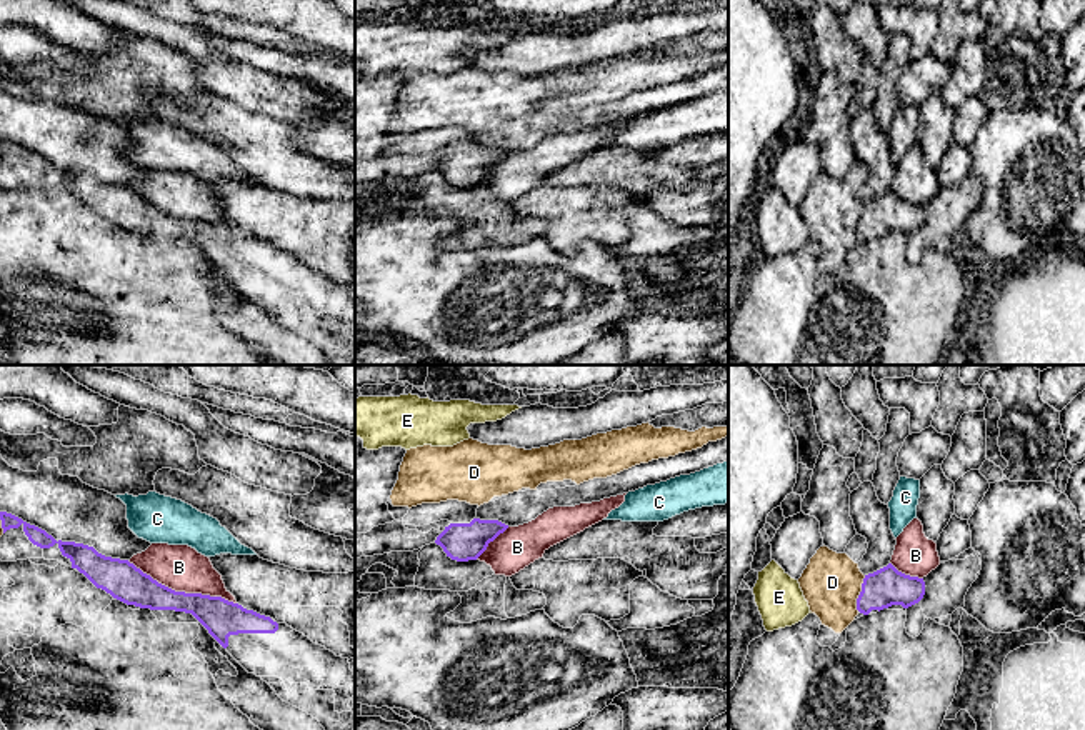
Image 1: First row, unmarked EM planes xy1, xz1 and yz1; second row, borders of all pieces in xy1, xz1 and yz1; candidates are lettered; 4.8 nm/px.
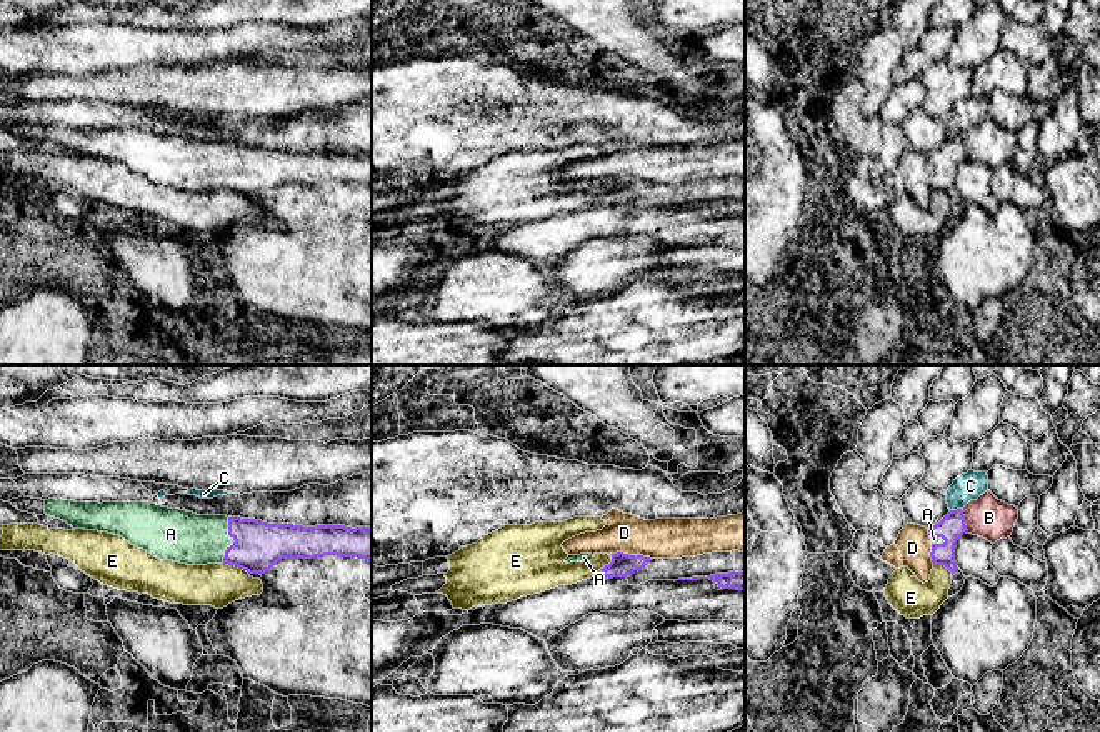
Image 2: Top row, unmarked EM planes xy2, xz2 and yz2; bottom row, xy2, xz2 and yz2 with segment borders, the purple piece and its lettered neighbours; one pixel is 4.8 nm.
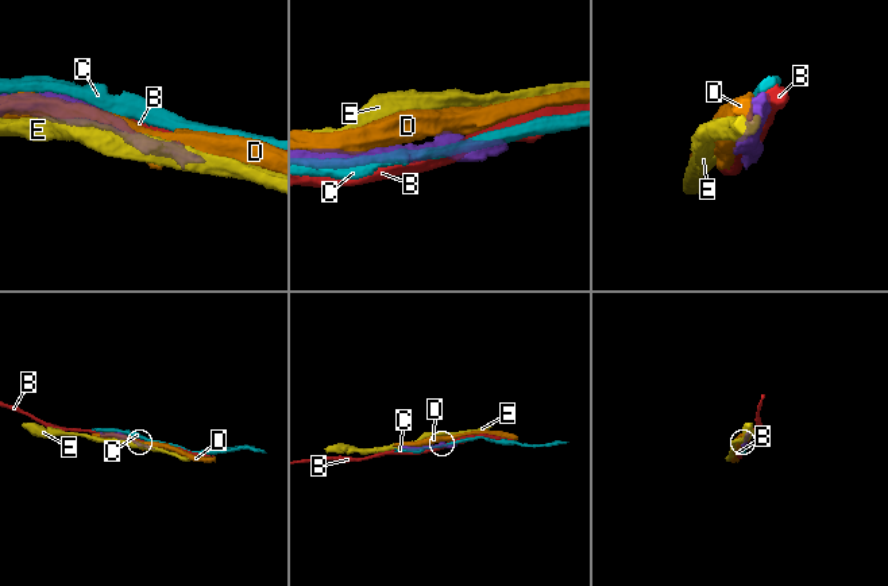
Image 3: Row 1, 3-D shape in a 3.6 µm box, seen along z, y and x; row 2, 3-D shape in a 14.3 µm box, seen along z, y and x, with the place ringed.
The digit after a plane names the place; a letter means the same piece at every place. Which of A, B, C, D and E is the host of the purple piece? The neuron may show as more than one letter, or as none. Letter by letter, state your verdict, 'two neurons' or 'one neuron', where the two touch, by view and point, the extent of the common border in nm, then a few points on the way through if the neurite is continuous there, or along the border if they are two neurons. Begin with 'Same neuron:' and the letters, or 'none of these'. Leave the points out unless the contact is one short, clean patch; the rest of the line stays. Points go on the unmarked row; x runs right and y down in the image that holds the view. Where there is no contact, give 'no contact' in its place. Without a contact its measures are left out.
Same neuron: A
A: one neuron; meets purple in xy2 at (234, 165); contact 220 nm long; runs through xy2 (259, 172), (234, 165), (185, 164)
B: two neurons; meets purple in xy1 at (182, 219); contact 550 nm long
C: two neurons; meets purple in yz2 at (957, 135); contact 60 nm long
D: two neurons; meets purple in xz2 at (632, 182); contact 190 nm long
E: two neurons; meets purple in xy2 at (237, 192); contact 140 nm long; border along xy2 (224, 189), (242, 194), (249, 200)

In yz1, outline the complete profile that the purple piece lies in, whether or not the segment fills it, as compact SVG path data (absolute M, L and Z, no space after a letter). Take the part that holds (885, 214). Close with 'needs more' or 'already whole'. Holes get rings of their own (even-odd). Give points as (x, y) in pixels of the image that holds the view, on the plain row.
M892 190L865 202L862 218L857 225L857 237L868 242L872 237L883 237L892 232L908 235L925 222L925 208L898 198Z; already whole

